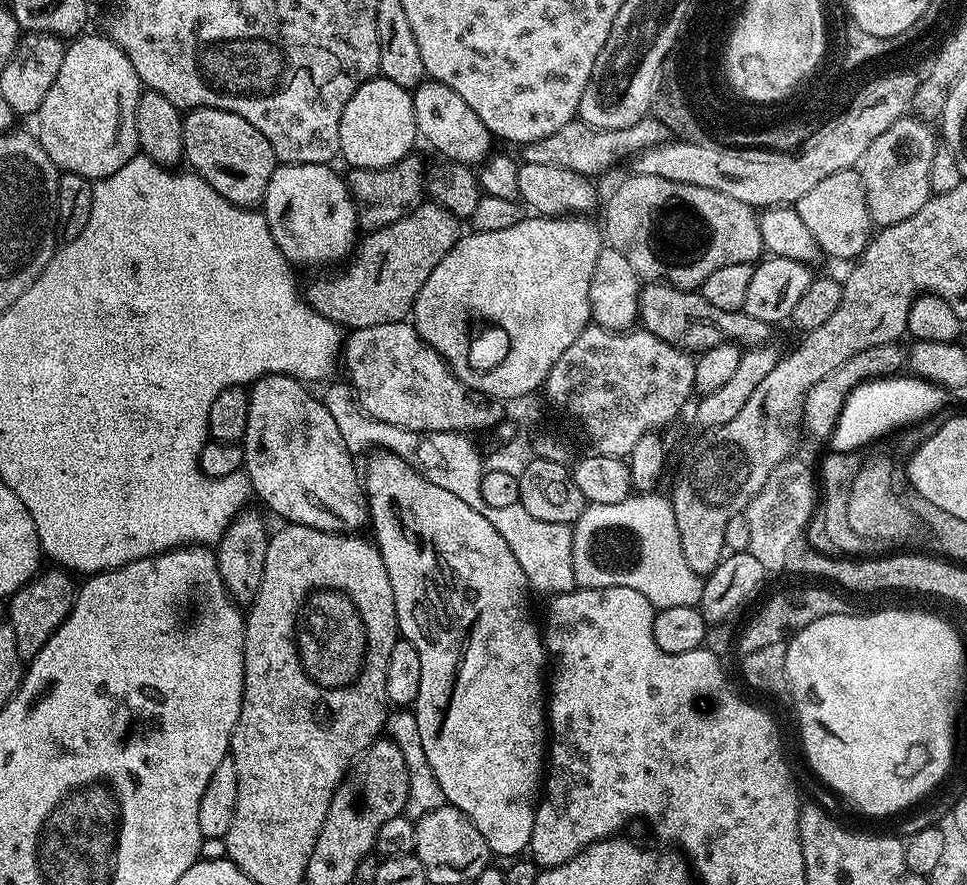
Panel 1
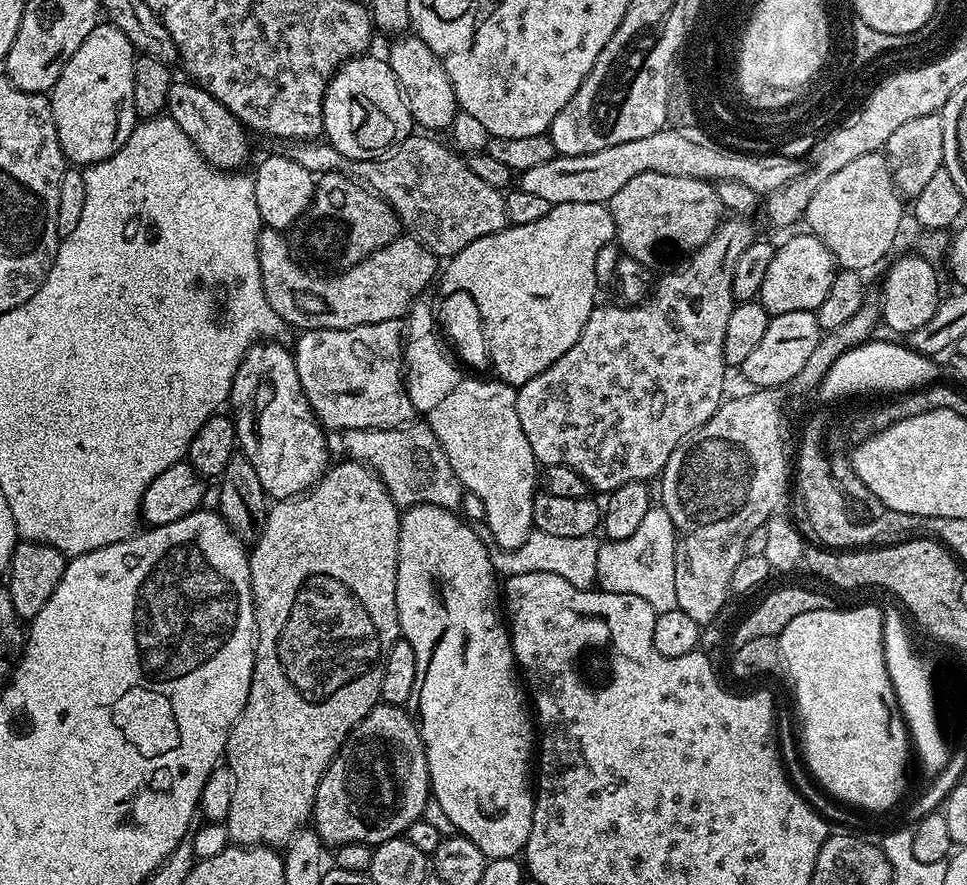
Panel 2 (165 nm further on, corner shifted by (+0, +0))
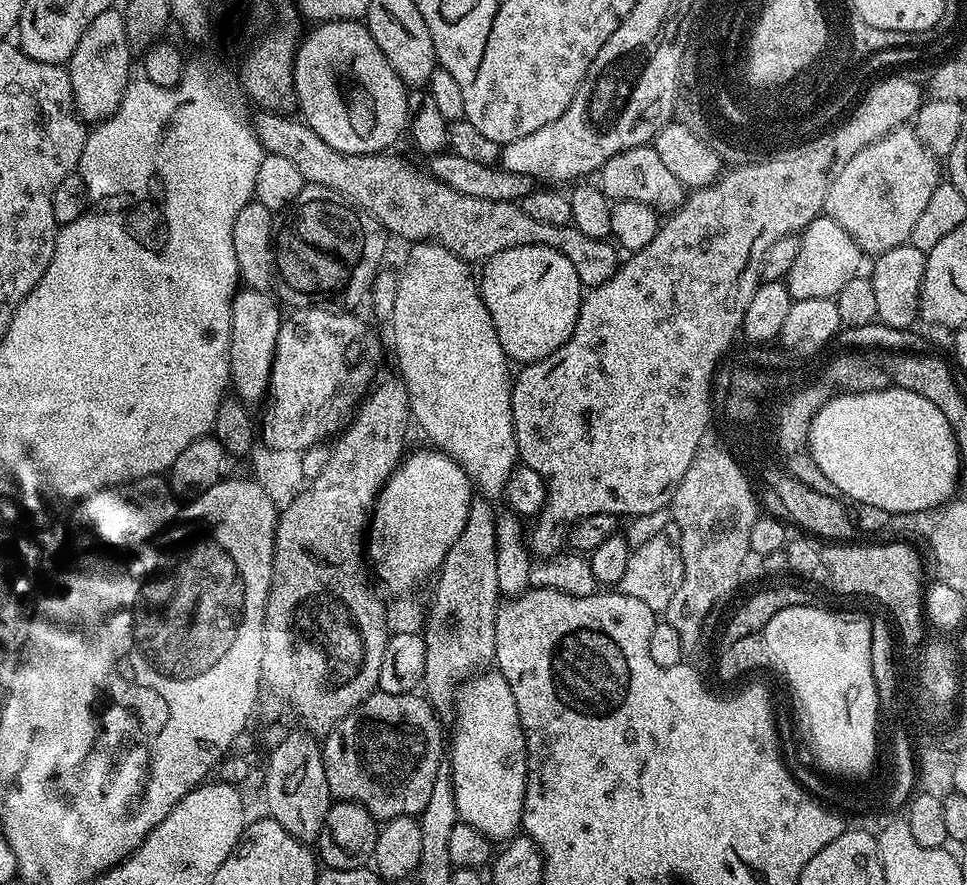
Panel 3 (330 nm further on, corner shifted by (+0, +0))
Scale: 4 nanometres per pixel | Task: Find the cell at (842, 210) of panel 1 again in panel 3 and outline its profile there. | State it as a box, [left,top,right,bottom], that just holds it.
[823,127,942,254]

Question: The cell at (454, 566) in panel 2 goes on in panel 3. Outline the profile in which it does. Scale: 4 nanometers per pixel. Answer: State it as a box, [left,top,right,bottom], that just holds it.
[446,670,528,842]

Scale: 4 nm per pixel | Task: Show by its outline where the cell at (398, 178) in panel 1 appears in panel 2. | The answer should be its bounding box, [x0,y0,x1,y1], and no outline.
[308,172,402,270]

